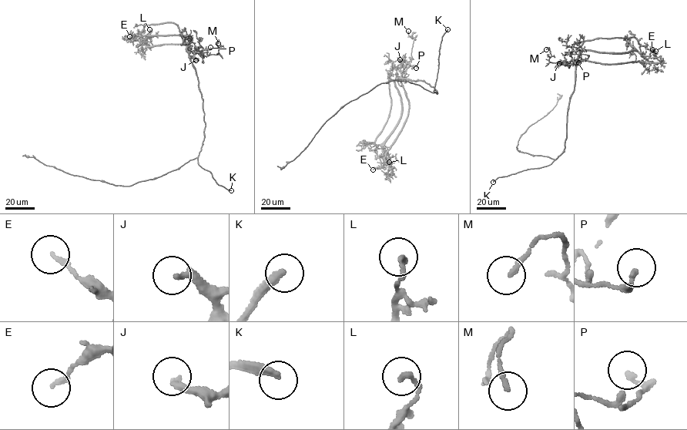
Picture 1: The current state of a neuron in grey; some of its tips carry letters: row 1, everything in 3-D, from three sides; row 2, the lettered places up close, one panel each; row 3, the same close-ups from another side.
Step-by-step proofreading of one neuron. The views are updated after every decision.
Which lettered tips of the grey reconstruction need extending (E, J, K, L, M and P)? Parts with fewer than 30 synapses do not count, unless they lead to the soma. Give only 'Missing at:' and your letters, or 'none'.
Missing at: J, K

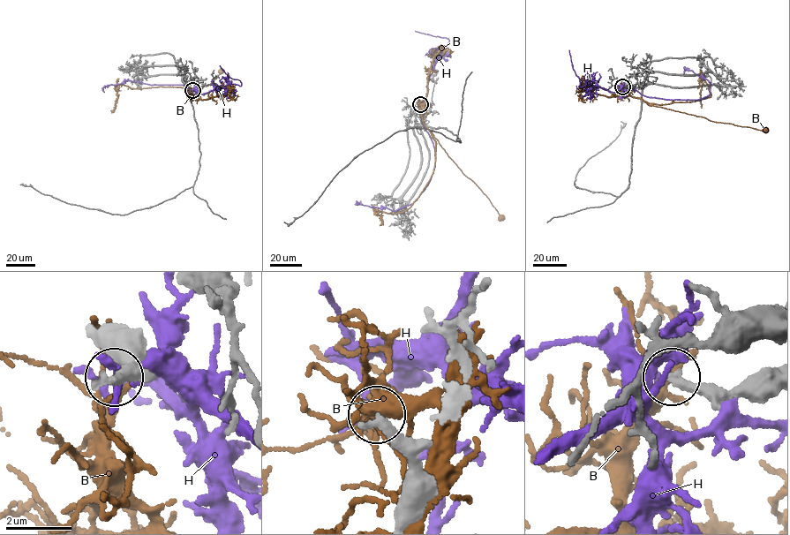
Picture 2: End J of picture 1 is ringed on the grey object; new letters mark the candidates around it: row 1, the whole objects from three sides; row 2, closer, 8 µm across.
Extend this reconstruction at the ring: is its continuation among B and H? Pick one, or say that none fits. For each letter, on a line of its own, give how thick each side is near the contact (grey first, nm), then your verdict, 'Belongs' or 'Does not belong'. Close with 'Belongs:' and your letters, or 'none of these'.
B: Thickness 320 nm (grey) against 150 nm. Does not belong
H: Thickness 280 nm (grey) against 240 nm. Does not belong
Belongs: none of these

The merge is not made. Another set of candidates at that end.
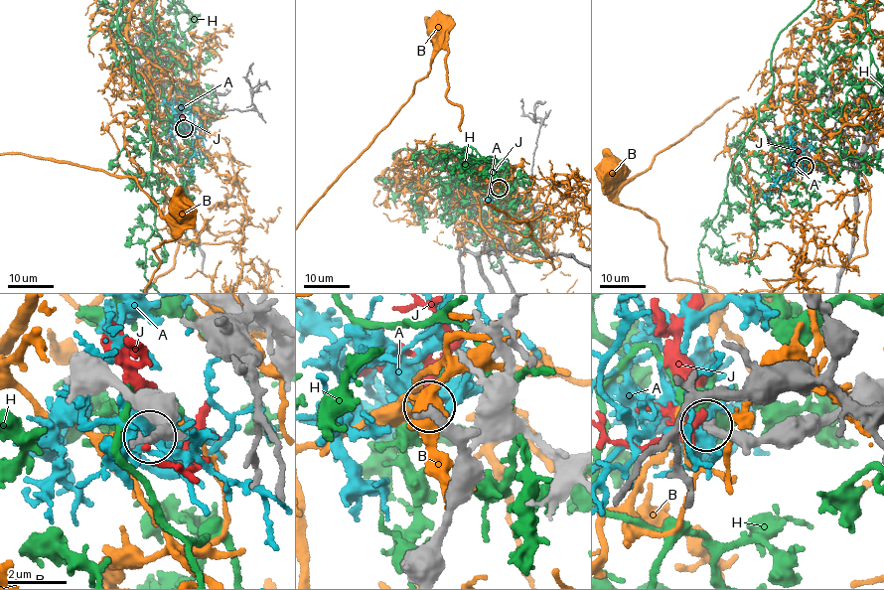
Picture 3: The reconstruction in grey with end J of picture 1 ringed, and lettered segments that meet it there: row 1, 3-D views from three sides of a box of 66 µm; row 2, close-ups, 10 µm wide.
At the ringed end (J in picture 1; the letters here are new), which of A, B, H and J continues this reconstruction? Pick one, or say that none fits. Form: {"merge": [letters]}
{"merge": ["J"]}

